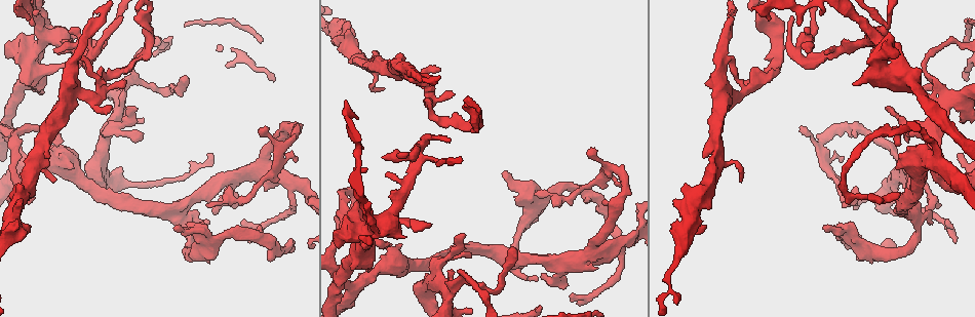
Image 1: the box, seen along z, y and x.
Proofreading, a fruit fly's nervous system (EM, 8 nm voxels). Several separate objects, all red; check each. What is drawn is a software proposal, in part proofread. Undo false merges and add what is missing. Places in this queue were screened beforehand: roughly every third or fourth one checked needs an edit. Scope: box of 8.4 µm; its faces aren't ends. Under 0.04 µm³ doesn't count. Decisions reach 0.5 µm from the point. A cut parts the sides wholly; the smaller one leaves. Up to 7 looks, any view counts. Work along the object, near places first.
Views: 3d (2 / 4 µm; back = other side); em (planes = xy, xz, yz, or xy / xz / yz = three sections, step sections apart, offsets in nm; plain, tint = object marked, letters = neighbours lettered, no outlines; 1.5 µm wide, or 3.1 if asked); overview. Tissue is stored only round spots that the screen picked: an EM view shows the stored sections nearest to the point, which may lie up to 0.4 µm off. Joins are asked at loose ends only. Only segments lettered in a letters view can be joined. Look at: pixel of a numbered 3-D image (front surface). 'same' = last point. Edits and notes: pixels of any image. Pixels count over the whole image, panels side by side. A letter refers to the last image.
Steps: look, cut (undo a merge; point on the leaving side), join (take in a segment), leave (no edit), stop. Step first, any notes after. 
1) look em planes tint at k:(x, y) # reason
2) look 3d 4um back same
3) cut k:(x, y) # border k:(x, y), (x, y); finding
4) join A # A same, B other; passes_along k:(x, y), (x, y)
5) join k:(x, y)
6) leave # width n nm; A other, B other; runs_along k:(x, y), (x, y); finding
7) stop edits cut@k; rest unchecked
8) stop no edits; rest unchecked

look em planes letters at 1:(822, 227) # free end

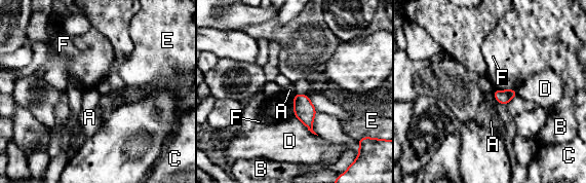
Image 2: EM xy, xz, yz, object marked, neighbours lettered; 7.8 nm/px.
leave # width 110 nm; A other, B other, C other, D other, E other, F other; border 2:(493, 92), (497, 102); none of them fits

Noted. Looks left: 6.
look em planes letters at 1:(124, 88) # free end

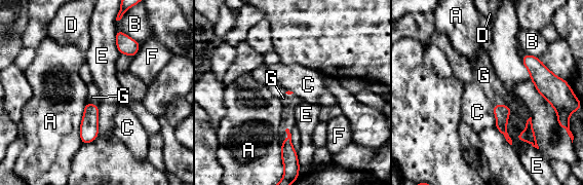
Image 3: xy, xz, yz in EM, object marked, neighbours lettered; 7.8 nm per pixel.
join G # longest_contact A 320 nm; A other, B other, C other, D other, E other, F other, G same; it goes on there

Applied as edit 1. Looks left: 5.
look overview # see it whole again

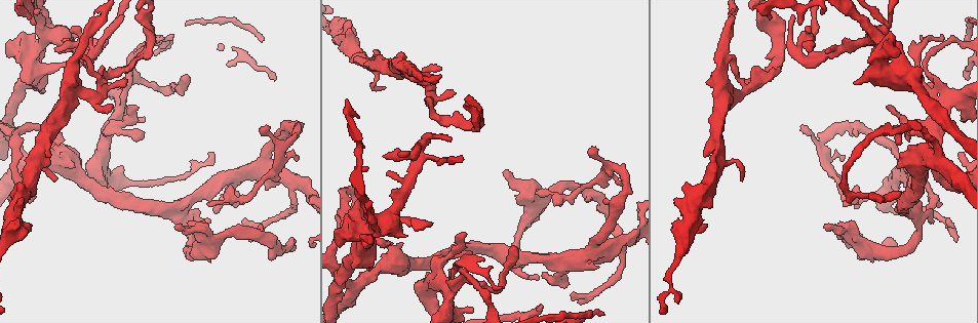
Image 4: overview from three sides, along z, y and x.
look 3d 2um back at 4:(941, 37) # tapers out

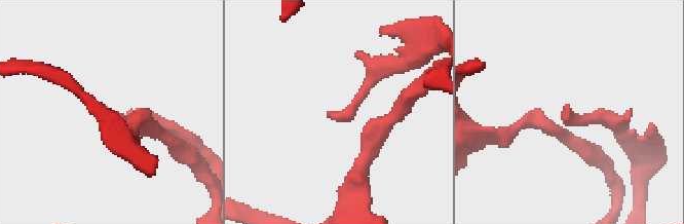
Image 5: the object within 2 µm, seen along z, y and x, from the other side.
look em planes letters at 5:(328, 111)

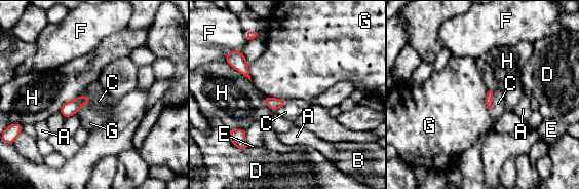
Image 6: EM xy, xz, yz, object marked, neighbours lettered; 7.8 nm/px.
join C # A other, B other, C same, D other, E other, F other, G other, H other; passes_along 6:(489, 98), (491, 101), (498, 103); the cell continues

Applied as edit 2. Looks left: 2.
stop edits join@3, join@6; rest unchecked

